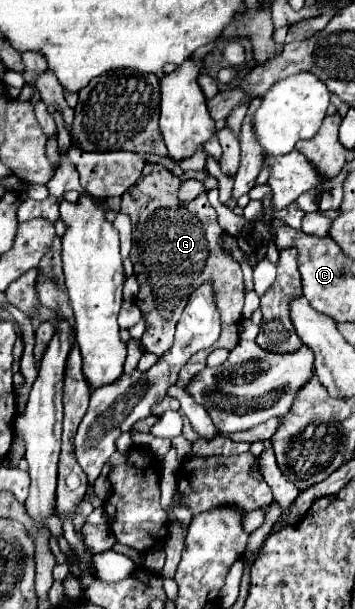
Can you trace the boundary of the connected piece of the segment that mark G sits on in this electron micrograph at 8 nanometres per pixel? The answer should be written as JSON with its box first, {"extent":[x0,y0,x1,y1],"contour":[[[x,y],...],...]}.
{"extent":[121,164,245,358],"contour":[[[147,164],[139,182],[121,196],[121,212],[127,214],[133,224],[131,260],[139,282],[135,304],[145,318],[145,334],[141,344],[157,358],[171,348],[175,326],[189,294],[207,280],[211,280],[215,304],[221,312],[221,320],[225,322],[225,338],[219,338],[211,350],[233,350],[239,344],[239,322],[245,296],[239,262],[219,248],[219,240],[225,230],[217,224],[217,214],[207,200],[207,192],[181,206],[177,200],[177,188],[181,182],[183,178],[171,174],[161,164]]]}

